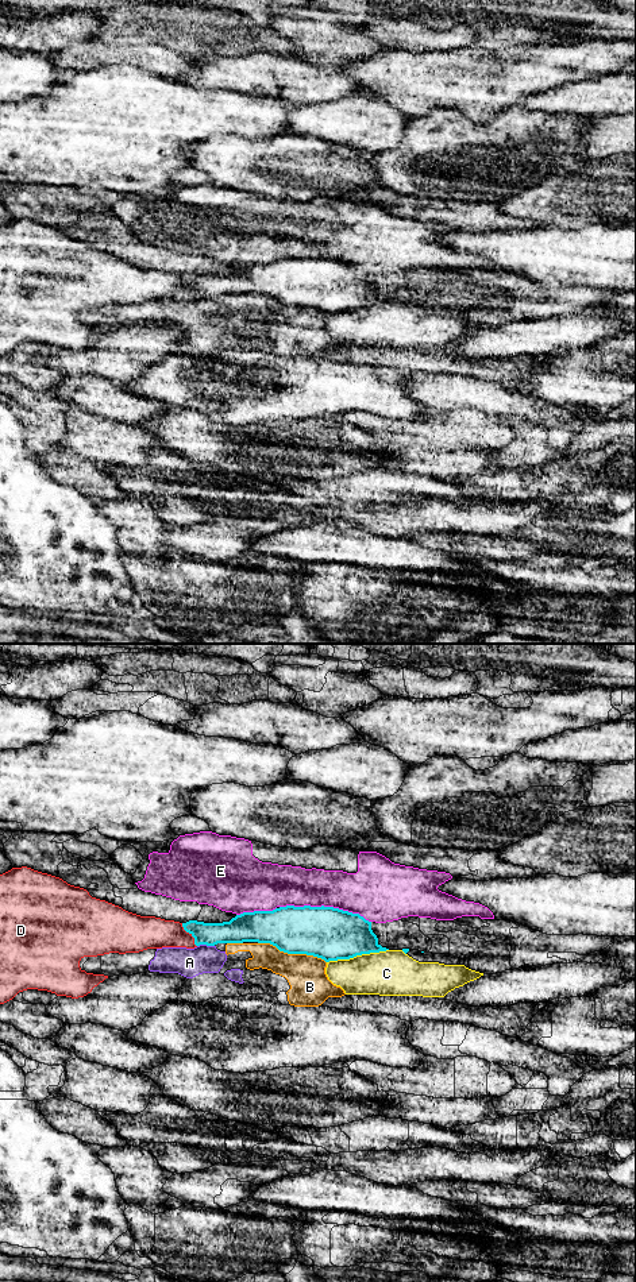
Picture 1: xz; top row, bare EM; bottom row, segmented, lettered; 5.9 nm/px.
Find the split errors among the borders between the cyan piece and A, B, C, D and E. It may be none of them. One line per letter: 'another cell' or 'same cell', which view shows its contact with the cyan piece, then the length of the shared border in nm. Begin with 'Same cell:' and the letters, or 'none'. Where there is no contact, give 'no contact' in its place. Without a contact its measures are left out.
Same cell: none
A: another cell; meets cyan in xz; contact 100 nm long
B: another cell; meets cyan in xz; contact 420 nm long
C: another cell; meets cyan in xz; contact 380 nm long
D: another cell; meets cyan in xz; contact 170 nm long
E: another cell; meets cyan in xz; contact 550 nm long

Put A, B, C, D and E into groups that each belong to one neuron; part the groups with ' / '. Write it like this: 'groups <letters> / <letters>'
groups A B / C / D / E

